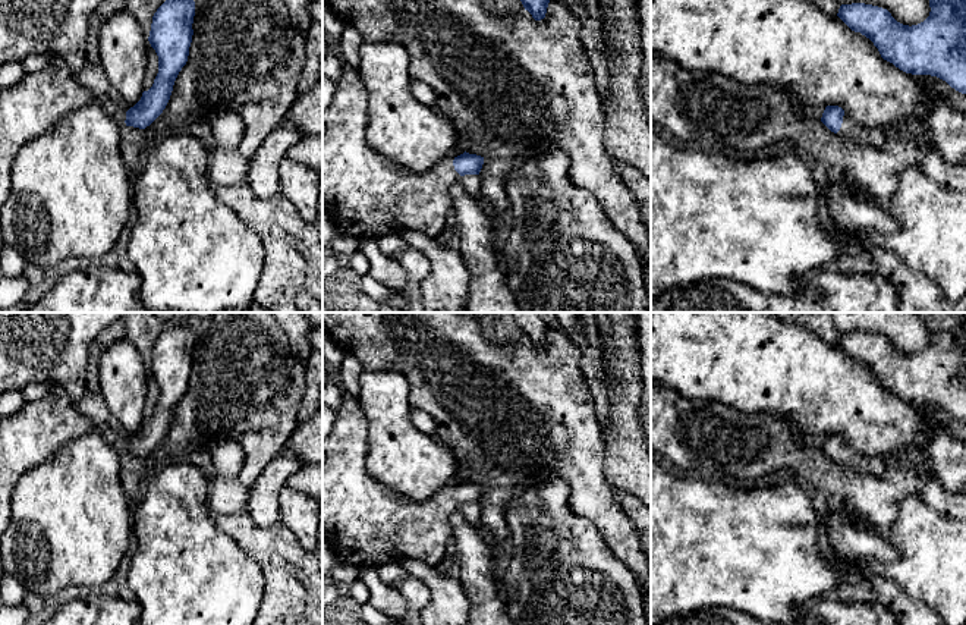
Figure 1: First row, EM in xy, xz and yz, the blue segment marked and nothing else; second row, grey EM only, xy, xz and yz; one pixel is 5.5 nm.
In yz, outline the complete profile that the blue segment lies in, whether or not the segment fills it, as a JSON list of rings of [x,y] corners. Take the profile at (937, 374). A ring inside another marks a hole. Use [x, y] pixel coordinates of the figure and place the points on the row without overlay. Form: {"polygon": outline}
{"polygon": [[[923,312],[929,345],[918,354],[897,351],[887,337],[852,332],[841,333],[837,345],[855,361],[869,367],[881,386],[906,402],[931,403],[966,423],[966,312]]]}

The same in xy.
{"polygon": [[[174,323],[157,337],[152,345],[148,370],[158,384],[158,402],[152,415],[142,421],[141,428],[125,440],[110,425],[98,424],[78,412],[69,402],[66,392],[51,387],[50,393],[37,402],[26,402],[22,409],[10,417],[0,417],[0,540],[10,522],[10,499],[21,477],[44,462],[47,462],[60,447],[72,440],[98,431],[111,447],[123,455],[145,458],[166,437],[174,409],[188,390],[192,371],[192,352],[195,345],[195,330],[192,324]]]}

